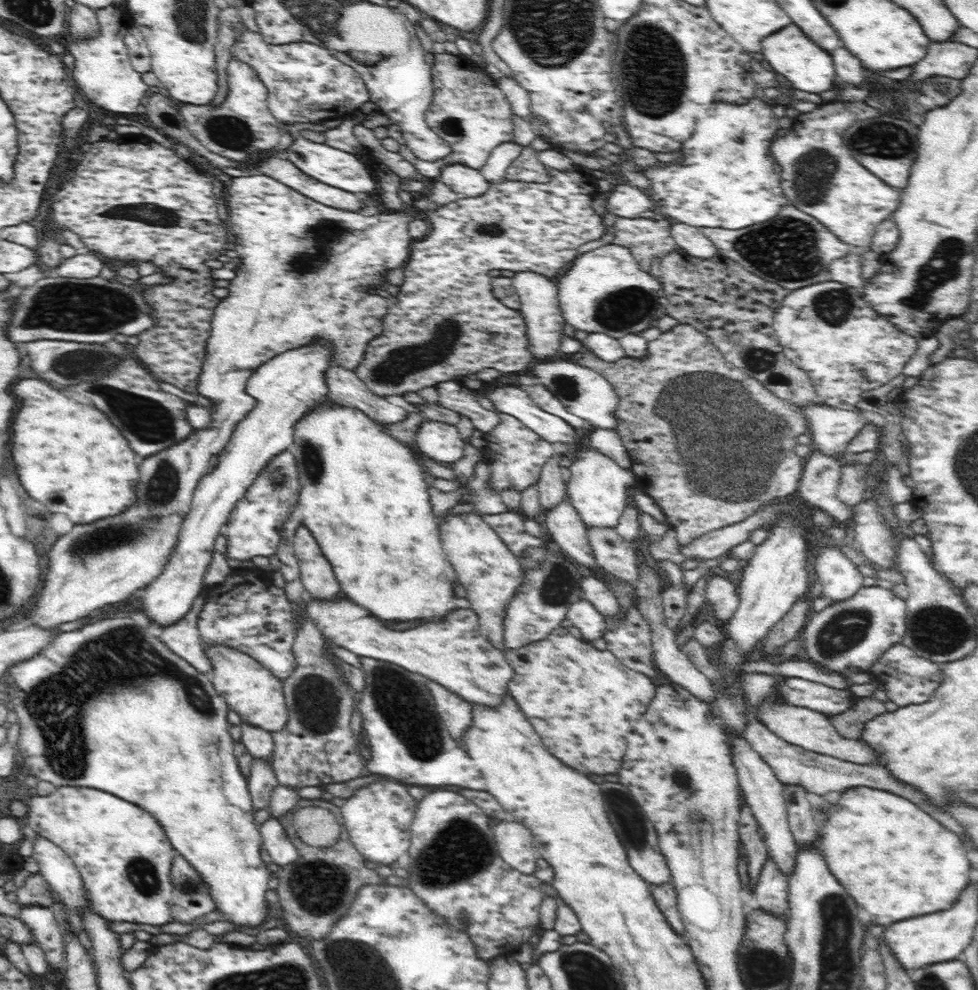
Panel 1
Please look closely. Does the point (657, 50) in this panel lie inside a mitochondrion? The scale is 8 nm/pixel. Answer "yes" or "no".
yes

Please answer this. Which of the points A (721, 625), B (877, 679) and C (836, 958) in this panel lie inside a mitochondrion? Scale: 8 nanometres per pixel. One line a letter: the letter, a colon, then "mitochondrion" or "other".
A: other
B: other
C: mitochondrion

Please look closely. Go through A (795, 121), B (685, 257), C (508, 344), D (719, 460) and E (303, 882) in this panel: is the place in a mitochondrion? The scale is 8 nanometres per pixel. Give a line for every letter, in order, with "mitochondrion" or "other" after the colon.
A: other
B: other
C: other
D: mitochondrion
E: mitochondrion

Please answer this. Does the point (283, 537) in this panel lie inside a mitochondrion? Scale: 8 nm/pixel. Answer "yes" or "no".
no

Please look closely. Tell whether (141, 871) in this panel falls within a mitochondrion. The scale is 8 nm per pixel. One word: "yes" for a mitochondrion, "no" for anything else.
yes

